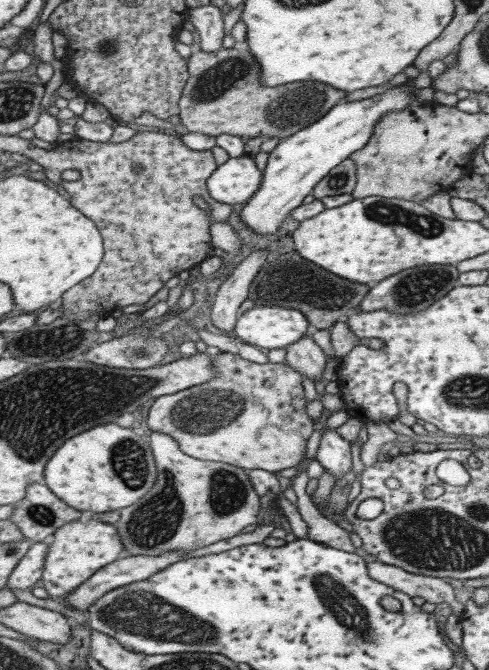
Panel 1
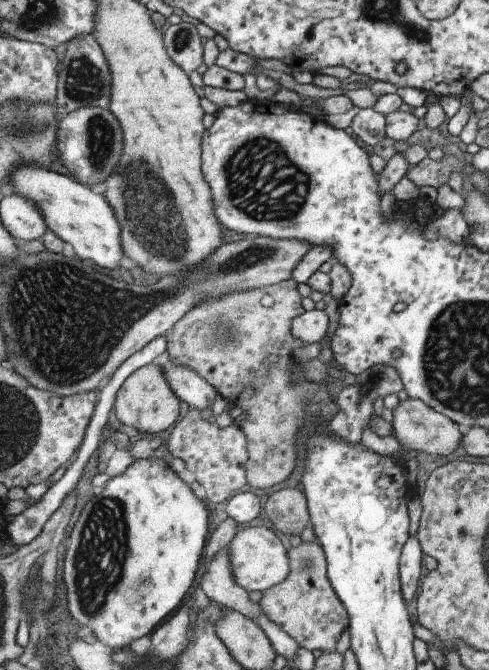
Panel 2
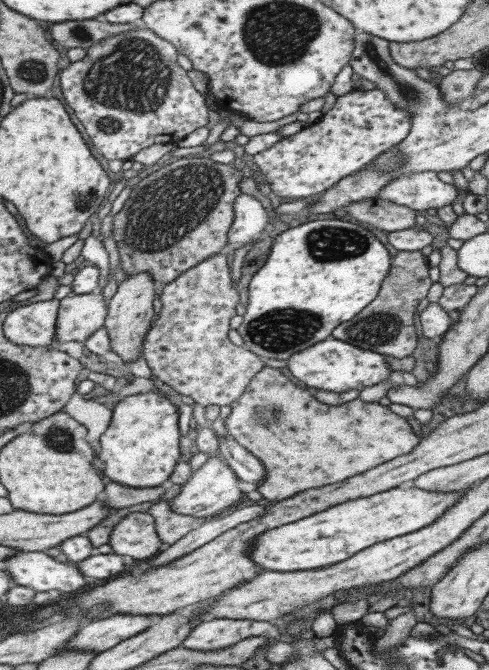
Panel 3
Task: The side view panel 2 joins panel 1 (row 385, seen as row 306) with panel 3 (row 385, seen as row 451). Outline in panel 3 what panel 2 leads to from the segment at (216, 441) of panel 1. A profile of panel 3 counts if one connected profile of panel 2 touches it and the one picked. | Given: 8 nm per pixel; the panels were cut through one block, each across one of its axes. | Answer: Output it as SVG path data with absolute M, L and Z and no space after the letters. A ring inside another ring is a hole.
M266 366L251 377L241 395L231 402L230 409L223 422L225 430L232 440L245 447L263 464L265 477L259 481L256 490L267 500L280 501L307 488L341 482L349 476L407 454L419 440L411 433L405 418L391 412L386 406L363 402L359 397L338 405L322 403L305 389L295 386L277 369Z

